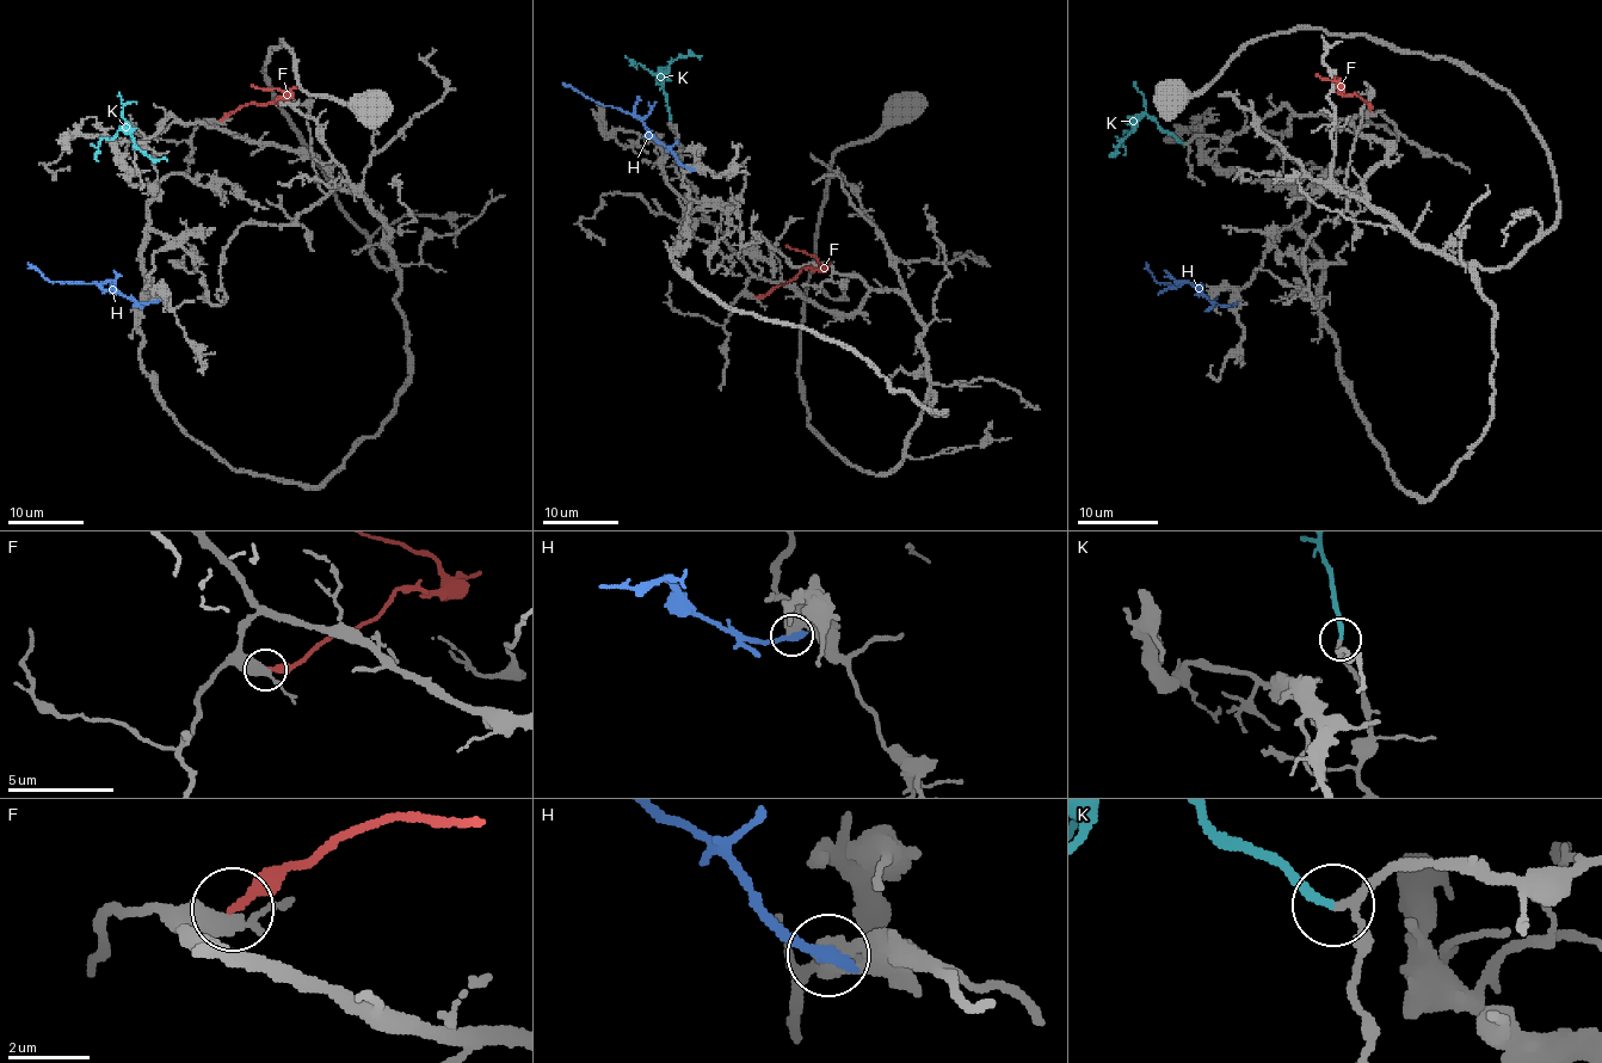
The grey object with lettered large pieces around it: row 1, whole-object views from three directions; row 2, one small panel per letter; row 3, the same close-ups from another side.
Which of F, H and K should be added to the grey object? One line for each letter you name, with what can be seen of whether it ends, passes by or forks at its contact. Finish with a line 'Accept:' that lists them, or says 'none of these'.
K: It ends there
Accept: K

